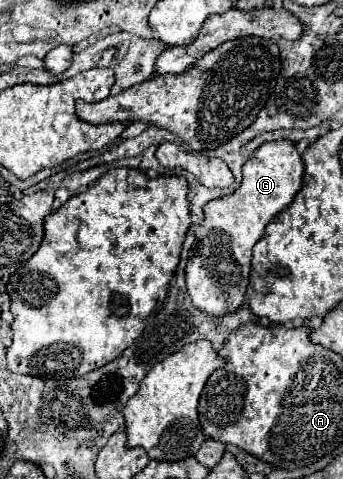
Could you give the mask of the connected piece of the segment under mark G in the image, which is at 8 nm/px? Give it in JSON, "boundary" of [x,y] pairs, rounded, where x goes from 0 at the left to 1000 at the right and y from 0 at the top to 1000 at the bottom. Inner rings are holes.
{"boundary":[[[837,290],[784,294],[784,299],[767,299],[738,319],[738,328],[708,344],[708,378],[703,378],[697,395],[685,395],[662,411],[621,415],[592,432],[598,457],[569,482],[574,507],[563,511],[557,541],[539,557],[545,608],[574,645],[586,645],[609,658],[644,662],[656,653],[685,649],[691,641],[703,641],[714,633],[714,608],[726,595],[726,566],[732,566],[732,520],[761,499],[773,470],[808,449],[808,441],[831,436],[854,420],[854,411],[878,395],[878,382],[883,382],[883,332],[878,332],[872,315],[860,311],[860,299],[837,294]]]}

